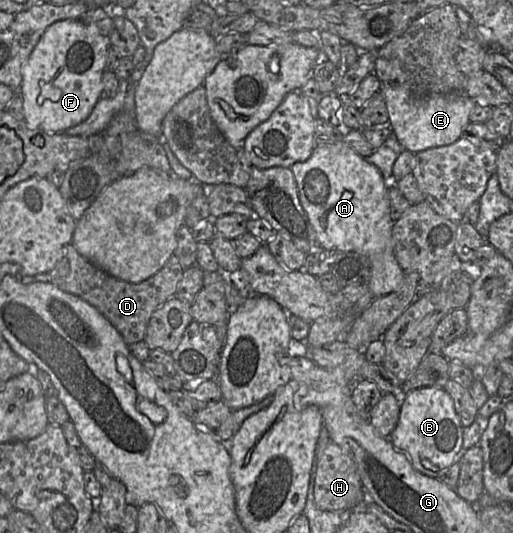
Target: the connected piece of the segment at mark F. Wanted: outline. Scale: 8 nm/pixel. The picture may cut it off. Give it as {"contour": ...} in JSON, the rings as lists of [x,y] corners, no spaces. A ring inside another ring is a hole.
{"contour":[[[71,19],[50,25],[22,67],[22,82],[17,93],[22,98],[24,121],[28,129],[57,134],[86,120],[101,98],[109,48],[108,38],[101,35],[95,25]]]}

